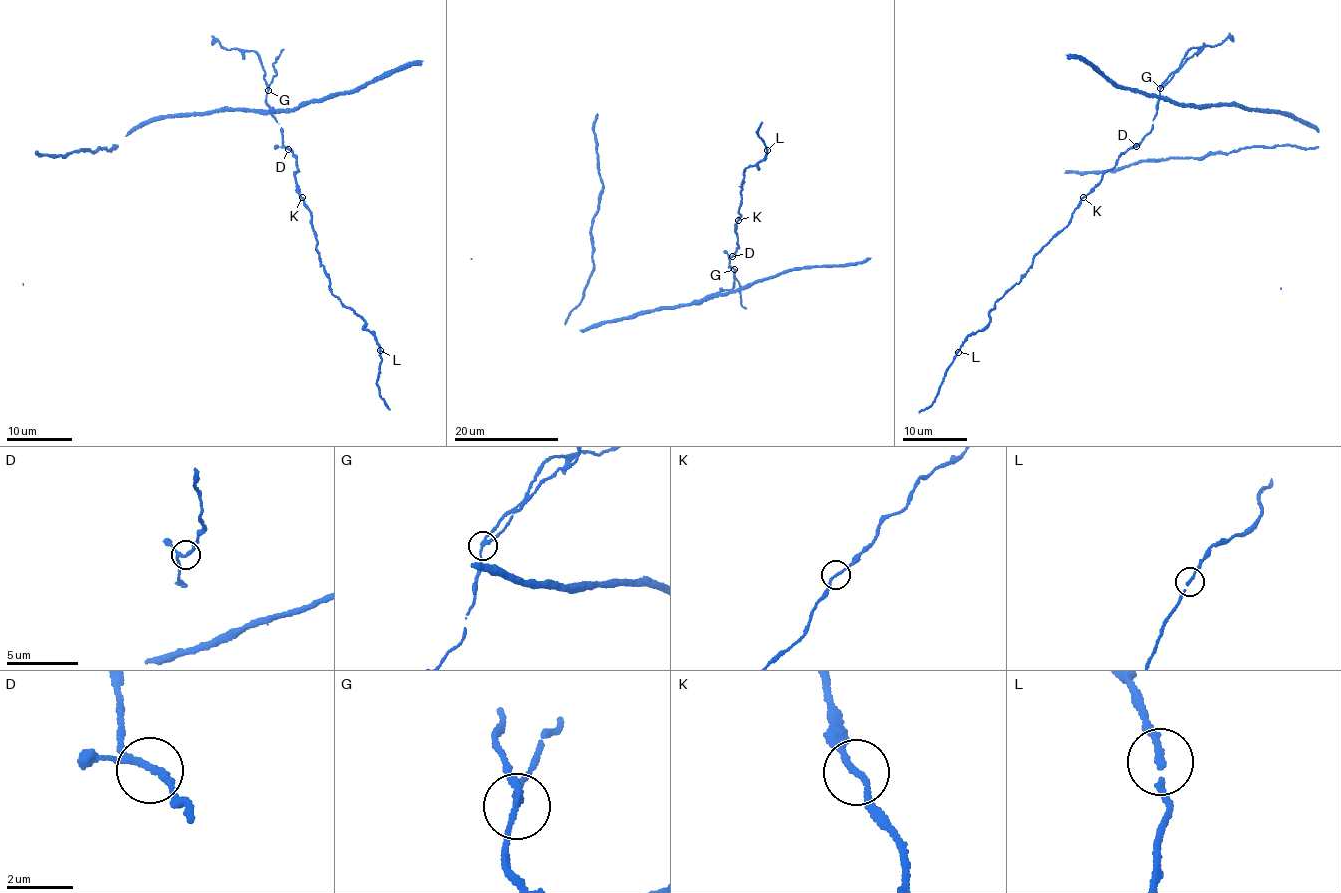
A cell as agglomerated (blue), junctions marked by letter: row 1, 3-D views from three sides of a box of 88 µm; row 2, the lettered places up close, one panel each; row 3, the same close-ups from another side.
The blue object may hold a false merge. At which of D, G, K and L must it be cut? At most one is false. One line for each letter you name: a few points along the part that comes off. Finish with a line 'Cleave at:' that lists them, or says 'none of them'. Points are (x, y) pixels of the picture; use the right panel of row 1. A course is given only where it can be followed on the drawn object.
G: foreign part runs (1161, 87), (1198, 53), (1204, 43)
Cleave at: G

